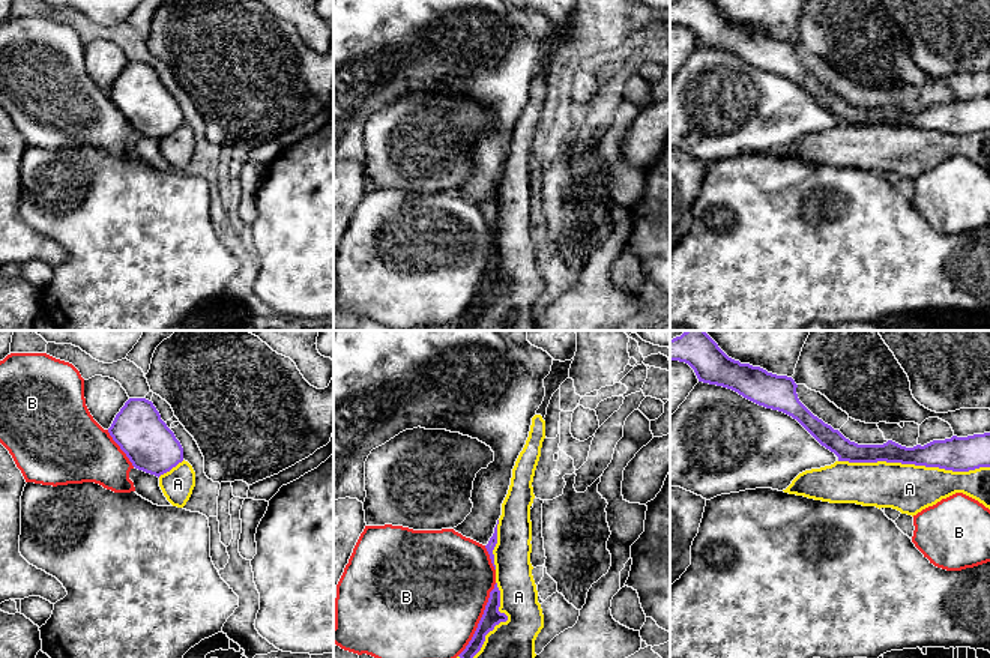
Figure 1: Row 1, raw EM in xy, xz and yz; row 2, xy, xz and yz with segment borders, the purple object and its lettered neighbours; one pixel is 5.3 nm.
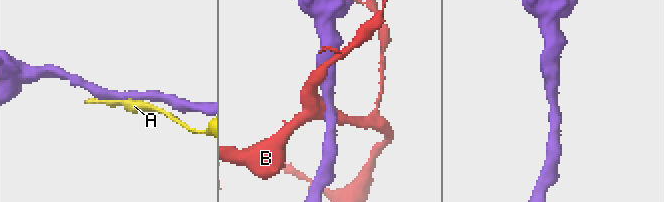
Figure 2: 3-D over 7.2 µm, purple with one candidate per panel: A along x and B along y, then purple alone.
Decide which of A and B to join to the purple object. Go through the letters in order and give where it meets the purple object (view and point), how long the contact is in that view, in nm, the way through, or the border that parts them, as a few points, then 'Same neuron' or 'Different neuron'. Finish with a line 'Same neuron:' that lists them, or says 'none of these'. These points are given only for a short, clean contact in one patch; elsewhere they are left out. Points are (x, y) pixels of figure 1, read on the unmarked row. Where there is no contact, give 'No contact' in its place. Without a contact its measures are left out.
A: Touches purple at yz (914, 126). Shared border 800 nm. Different neuron
B: Touches purple at xz (481, 283). Shared border 440 nm. Different neuron
Same neuron: none of these

